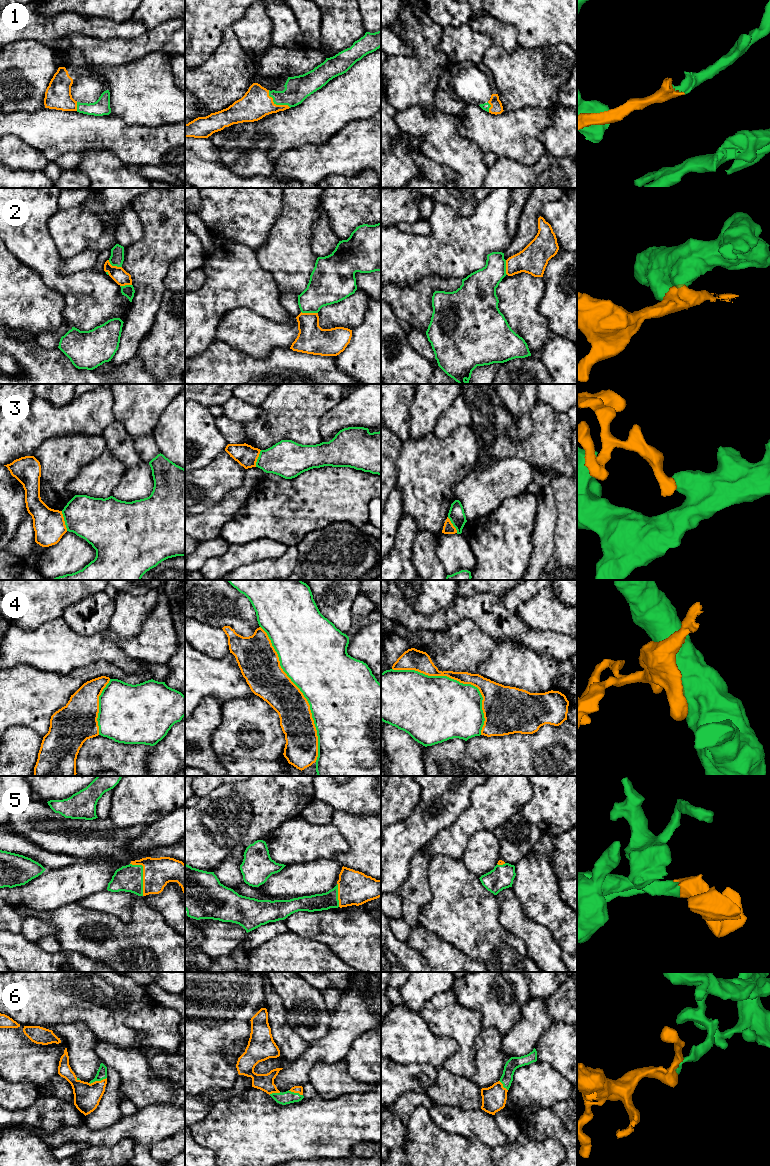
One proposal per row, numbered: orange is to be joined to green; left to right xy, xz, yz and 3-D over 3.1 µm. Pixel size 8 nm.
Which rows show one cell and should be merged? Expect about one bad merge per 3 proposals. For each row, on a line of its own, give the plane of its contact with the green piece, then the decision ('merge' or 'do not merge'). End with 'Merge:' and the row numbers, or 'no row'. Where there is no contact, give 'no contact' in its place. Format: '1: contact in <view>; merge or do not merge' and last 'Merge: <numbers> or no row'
1: contact in xz; merge
2: contact in xz; do not merge
3: contact in xy; do not merge
4: contact in xz; do not merge
5: contact in xy; merge
6: contact in xy; merge
Merge: 1, 5, 6

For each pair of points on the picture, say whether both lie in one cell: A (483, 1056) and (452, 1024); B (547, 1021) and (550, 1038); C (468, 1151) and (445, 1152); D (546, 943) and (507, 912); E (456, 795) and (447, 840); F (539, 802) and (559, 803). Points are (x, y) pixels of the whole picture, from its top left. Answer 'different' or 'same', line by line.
A: different
B: different
C: same
D: same
E: different
F: same

